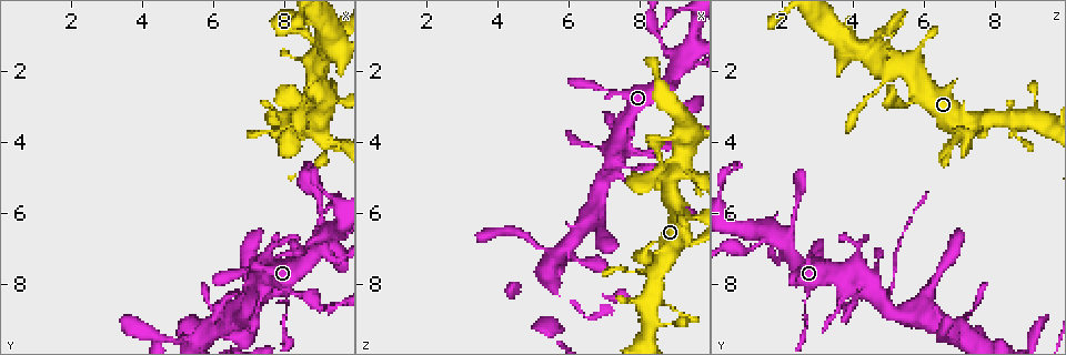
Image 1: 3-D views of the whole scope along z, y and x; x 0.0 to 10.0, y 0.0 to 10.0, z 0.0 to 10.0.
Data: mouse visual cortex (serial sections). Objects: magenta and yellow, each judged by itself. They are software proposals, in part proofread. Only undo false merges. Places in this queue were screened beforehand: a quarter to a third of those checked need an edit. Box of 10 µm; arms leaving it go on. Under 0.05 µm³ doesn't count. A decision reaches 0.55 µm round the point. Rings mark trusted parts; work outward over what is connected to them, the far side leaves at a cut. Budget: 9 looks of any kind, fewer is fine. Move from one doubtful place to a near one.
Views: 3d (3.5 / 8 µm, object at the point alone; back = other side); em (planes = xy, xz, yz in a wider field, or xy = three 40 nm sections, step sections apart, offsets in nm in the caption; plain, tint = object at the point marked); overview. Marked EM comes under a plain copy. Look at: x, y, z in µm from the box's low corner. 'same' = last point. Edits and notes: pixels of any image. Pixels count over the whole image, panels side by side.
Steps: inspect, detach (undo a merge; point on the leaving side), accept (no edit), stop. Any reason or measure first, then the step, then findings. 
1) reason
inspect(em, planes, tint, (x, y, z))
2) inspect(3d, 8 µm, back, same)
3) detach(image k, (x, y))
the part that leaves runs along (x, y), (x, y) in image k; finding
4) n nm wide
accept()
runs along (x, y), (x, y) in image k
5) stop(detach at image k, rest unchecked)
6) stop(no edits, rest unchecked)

narrows sharply
inspect(3d, 3.5 µm, (8.90, 2.95, 5.45))

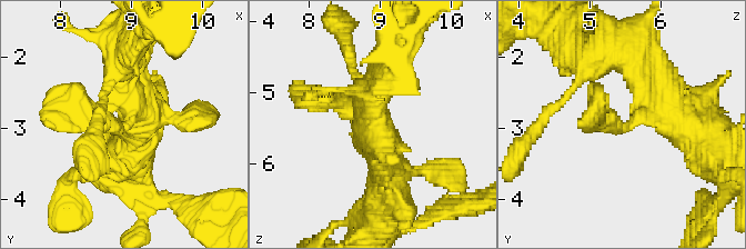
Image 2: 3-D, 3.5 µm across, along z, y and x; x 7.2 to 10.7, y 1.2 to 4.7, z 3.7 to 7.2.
arms of 300, 600 nm
inspect(em, xy, step 3, tint, (8.85, 3.00, 5.45))

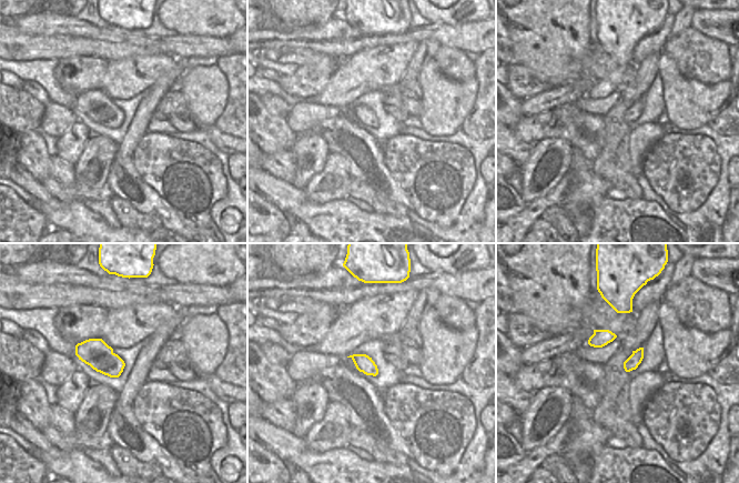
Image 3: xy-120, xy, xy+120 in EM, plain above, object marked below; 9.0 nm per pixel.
accept()
runs along (390, 176), (376, 130), (308, 97) in image 2; continuous, no second cell

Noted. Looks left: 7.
calibre changes
inspect(3d, 3.5 µm, (9.25, 1.45, 4.45))

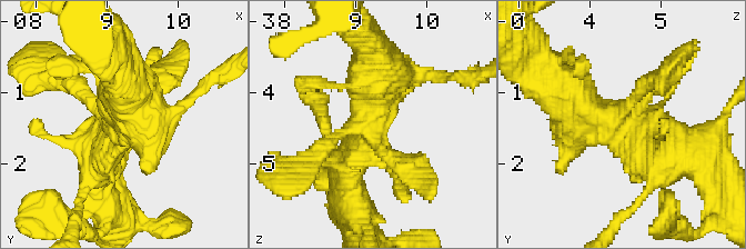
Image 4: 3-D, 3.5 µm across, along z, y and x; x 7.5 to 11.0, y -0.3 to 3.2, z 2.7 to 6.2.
inspect(em, planes, tint, (9.15, 1.40, 4.45))

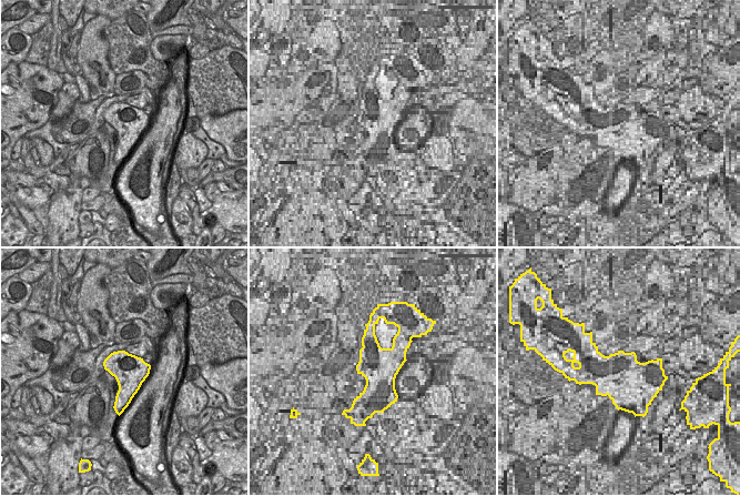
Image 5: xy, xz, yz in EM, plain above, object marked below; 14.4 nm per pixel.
accept()
all the same cell

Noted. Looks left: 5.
thin arm on a thick one
inspect(3d, 8 µm, back, (7.30, 8.15, 4.40))

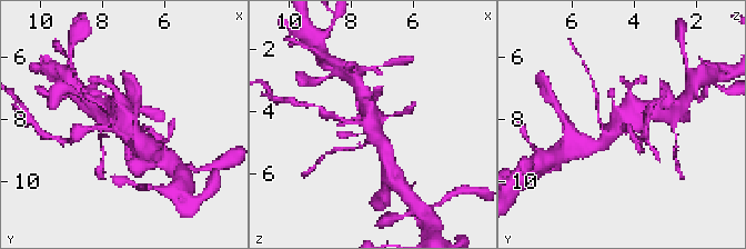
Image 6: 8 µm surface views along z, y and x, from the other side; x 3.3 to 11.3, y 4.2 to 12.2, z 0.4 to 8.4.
inspect(3d, 3.5 µm, same)

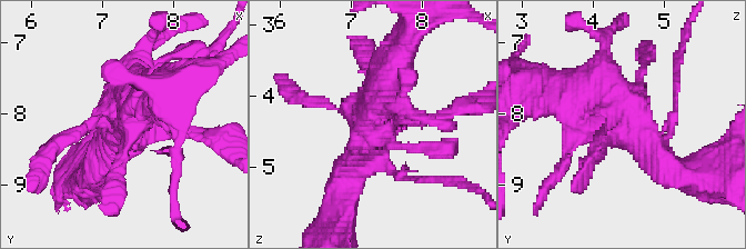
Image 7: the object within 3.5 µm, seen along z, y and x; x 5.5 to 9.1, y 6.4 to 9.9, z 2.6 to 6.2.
shape alone is not enough
inspect(em, planes, tint, same)

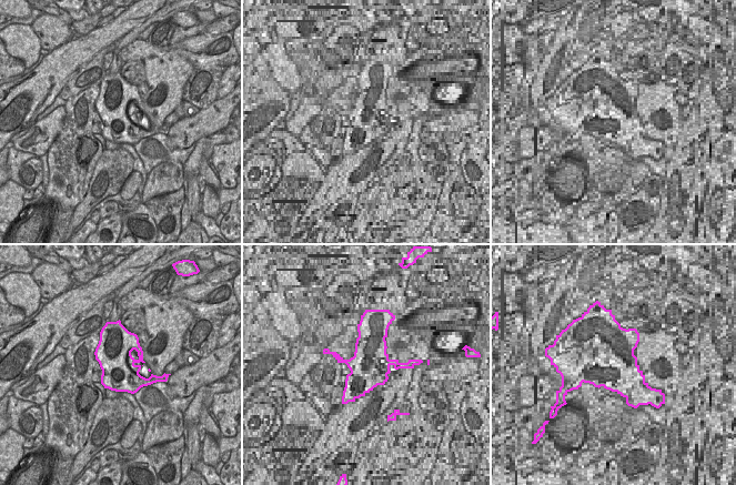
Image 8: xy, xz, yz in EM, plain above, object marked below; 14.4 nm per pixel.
accept()
runs along (546, 96), (603, 102), (659, 160) in image 7; all the same cell

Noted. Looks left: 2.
narrows sharply
inspect(3d, 3.5 µm, (9.10, 8.70, 3.85))

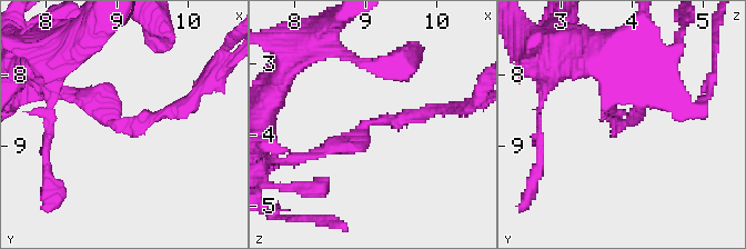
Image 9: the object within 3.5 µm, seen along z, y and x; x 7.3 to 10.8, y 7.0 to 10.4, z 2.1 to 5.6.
arms of 200, 200 nm; shape alone is not enough
inspect(em, xy, step 3, tint, (9.15, 8.75, 3.80))

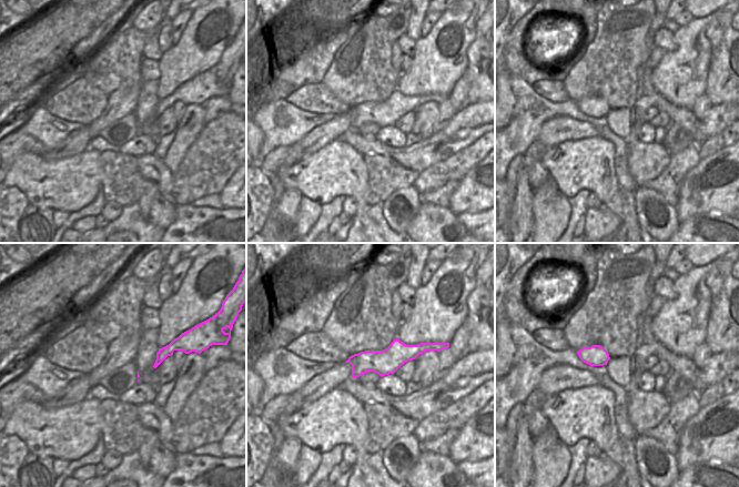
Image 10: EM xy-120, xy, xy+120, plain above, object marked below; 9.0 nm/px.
detach(image 9, (405, 116))
the part that leaves runs along (365, 125), (410, 119), (434, 108) in image 9; a second cell is stuck on

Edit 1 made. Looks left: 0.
stop(detach at image 9, rest unchecked)

